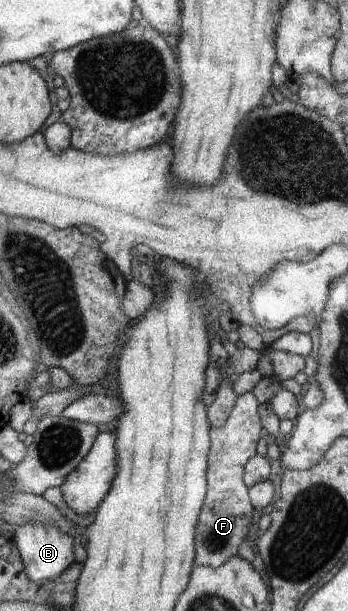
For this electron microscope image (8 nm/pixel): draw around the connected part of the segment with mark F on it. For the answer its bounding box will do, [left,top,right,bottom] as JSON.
[194,392,262,568]

